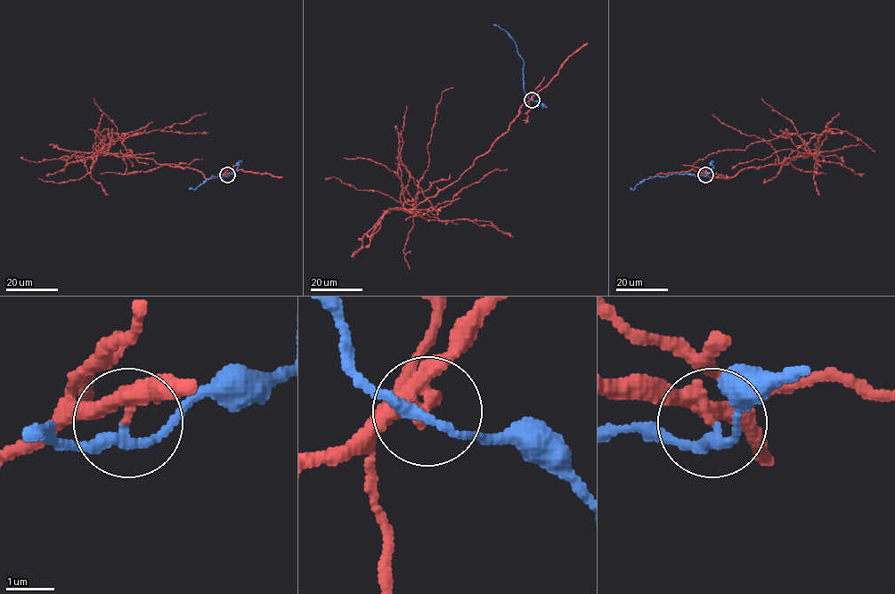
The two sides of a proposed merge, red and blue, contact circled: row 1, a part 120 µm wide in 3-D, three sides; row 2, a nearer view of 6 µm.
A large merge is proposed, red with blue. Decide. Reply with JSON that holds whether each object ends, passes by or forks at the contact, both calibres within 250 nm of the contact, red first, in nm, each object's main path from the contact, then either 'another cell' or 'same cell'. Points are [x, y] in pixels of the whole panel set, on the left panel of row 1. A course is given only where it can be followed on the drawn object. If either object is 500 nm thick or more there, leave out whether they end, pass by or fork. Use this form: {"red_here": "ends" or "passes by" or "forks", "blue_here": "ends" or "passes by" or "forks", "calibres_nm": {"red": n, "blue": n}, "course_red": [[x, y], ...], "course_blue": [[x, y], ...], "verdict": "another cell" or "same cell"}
{"red_here": "passes by", "blue_here": "passes by", "calibres_nm": {"red": 200, "blue": 200}, "course_red": [[227, 175], [207, 178], [196, 170], [152, 158], [101, 154], [116, 133], [126, 150], [148, 165]], "course_blue": [[226, 175], [220, 176], [218, 174], [217, 177], [213, 175], [194, 190], [189, 188]], "verdict": "another cell"}

